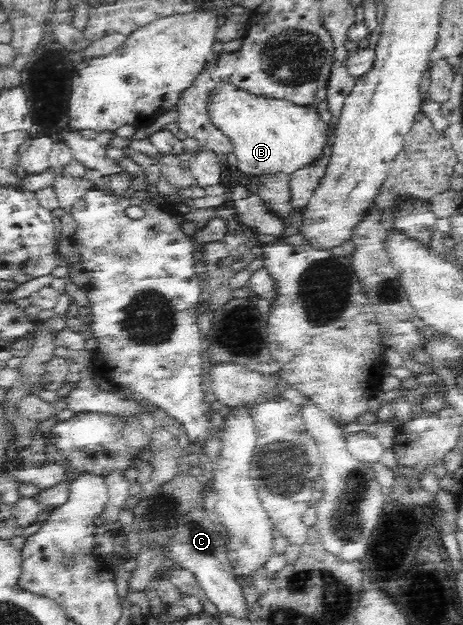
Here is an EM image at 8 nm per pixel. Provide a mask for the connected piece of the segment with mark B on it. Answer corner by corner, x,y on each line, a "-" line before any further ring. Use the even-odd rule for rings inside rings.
220,85
213,90
209,104
209,117
212,122
230,139
237,156
238,169
253,178
264,176
278,176
286,174
289,178
296,176
298,170
312,166
319,161
332,144
332,129
328,122
320,119
315,106
298,106
285,100
266,97
256,97
244,90
238,90
234,85

